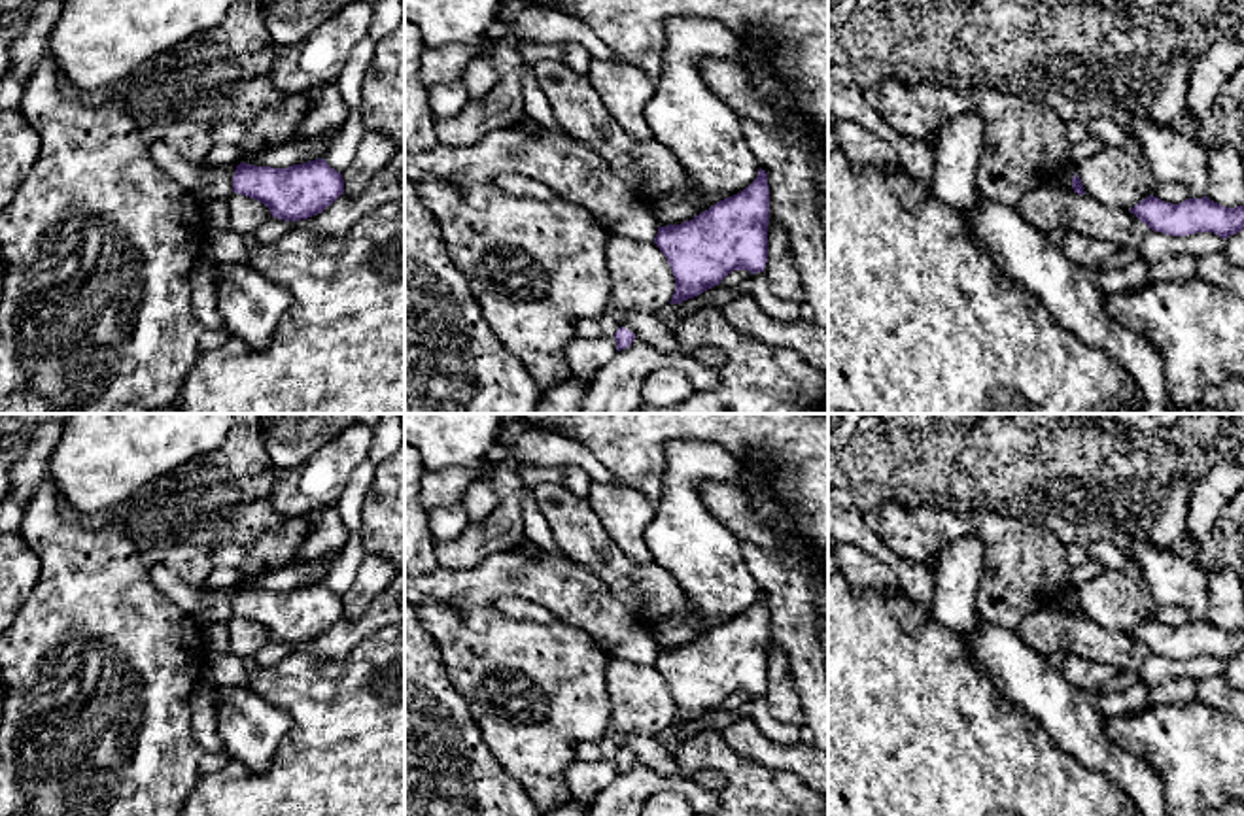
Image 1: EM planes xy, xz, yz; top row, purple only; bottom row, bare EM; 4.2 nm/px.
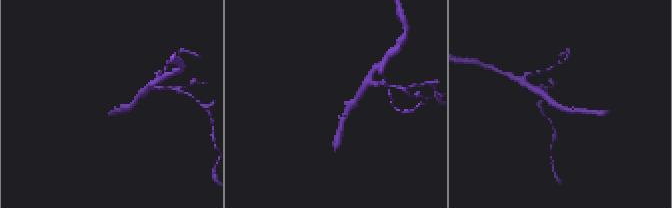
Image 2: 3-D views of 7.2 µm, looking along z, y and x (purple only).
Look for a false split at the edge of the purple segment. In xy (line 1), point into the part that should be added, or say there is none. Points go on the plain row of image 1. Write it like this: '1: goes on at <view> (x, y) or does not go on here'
1: does not go on here

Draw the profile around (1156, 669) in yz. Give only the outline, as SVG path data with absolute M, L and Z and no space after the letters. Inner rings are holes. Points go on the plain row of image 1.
M1151 654L1138 671L1142 684L1151 689L1170 678L1189 678L1195 684L1223 671L1223 661L1214 655L1170 659Z

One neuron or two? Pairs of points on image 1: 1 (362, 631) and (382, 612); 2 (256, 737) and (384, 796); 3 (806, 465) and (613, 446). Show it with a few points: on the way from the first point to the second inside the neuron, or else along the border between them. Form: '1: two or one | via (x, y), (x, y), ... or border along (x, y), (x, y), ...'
1: one | via (367, 626), (377, 616)
2: two | border along (284, 707), (273, 762), (235, 764)
3: one | via (759, 433), (660, 433)

